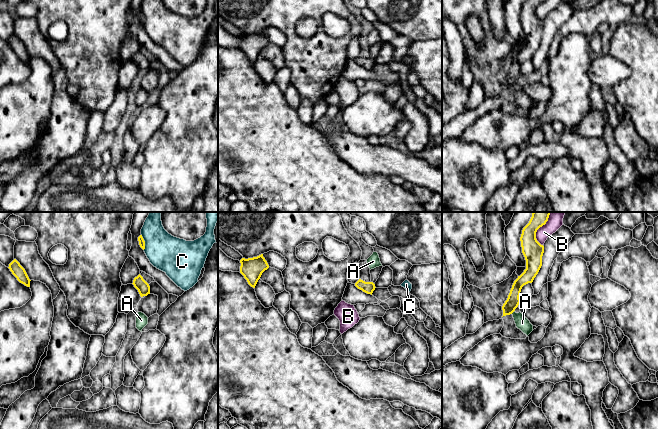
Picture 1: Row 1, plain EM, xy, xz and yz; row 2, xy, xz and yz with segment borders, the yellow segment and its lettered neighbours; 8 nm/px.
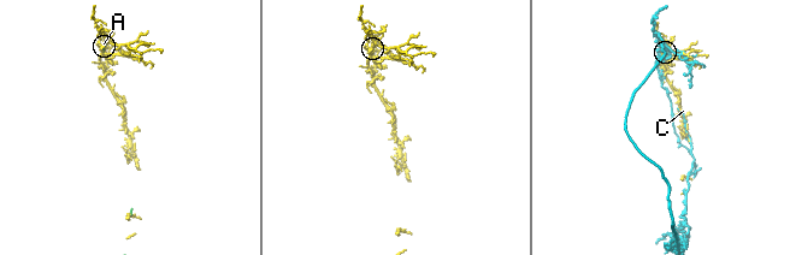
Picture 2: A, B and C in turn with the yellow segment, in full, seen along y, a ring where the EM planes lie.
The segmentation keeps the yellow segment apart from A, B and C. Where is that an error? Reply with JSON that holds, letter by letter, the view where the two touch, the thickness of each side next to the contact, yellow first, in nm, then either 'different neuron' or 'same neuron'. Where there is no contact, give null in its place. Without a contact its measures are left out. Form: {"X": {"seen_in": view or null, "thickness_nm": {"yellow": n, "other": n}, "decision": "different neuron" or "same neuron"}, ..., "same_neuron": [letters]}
{"A": {"seen_in": "yz", "thickness_nm": {"yellow": 110, "other": 110}, "decision": "different neuron"}, "B": {"seen_in": "yz", "thickness_nm": {"yellow": 160, "other": 100}, "decision": "different neuron"}, "C": {"seen_in": "xy", "thickness_nm": {"yellow": 50, "other": 300}, "decision": "different neuron"}, "same_neuron": []}

